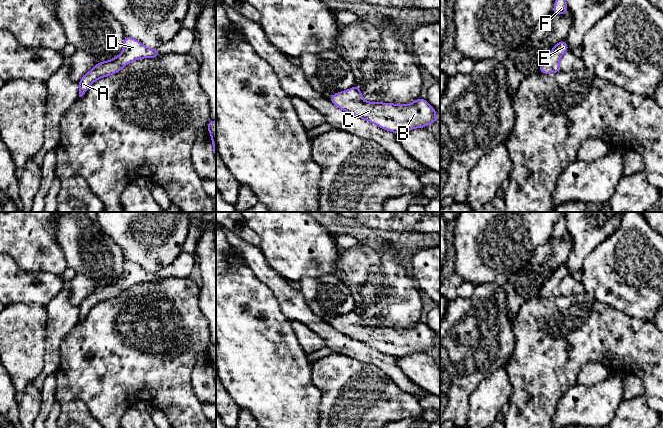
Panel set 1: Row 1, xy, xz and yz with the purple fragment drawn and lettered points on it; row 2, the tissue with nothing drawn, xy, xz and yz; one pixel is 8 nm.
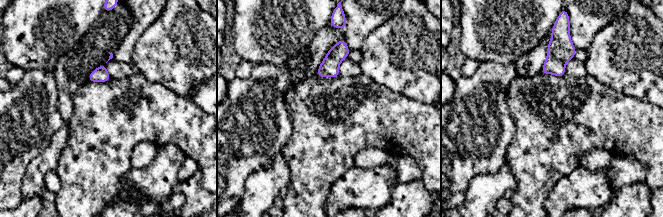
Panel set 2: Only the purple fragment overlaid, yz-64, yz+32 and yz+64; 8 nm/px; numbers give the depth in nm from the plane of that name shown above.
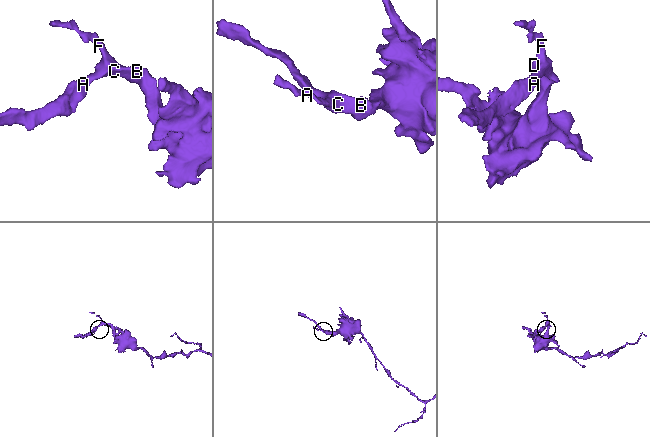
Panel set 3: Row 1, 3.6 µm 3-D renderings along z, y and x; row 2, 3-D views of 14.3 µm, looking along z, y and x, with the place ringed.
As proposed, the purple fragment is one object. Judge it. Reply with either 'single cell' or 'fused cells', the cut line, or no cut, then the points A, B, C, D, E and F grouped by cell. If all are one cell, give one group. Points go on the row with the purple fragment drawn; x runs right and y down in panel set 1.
single cell | no cut | A B C D E F

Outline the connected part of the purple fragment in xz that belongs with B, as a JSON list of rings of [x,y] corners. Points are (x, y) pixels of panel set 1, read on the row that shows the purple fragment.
[[[354,85],[349,90],[332,94],[330,101],[342,110],[396,134],[425,128],[438,121],[436,109],[426,99],[418,98],[409,105],[399,105],[366,102],[362,97],[359,86]]]

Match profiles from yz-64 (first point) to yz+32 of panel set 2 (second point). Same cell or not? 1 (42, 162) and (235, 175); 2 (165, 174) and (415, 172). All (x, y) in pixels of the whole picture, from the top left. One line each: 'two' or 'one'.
1: two
2: two

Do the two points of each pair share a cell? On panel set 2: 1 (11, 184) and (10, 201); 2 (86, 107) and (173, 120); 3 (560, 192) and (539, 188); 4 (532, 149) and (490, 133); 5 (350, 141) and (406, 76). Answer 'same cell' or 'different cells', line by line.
1: same cell
2: same cell
3: different cells
4: different cells
5: different cells

